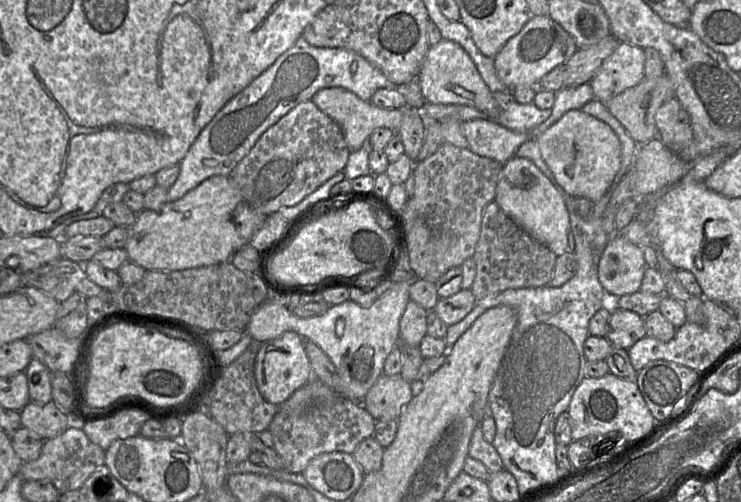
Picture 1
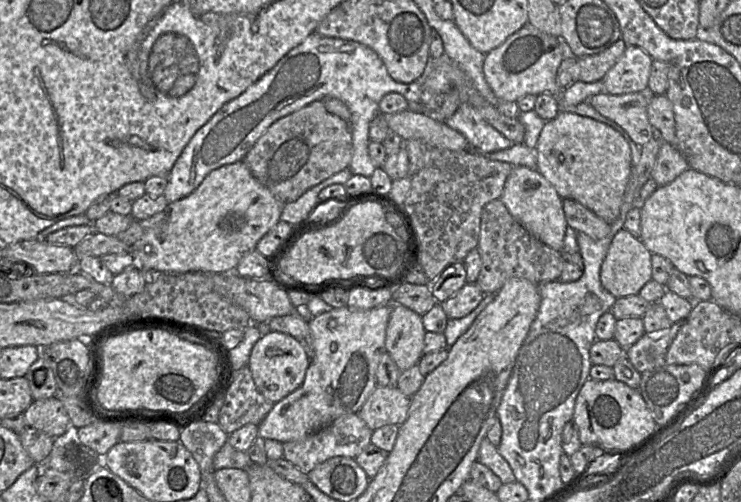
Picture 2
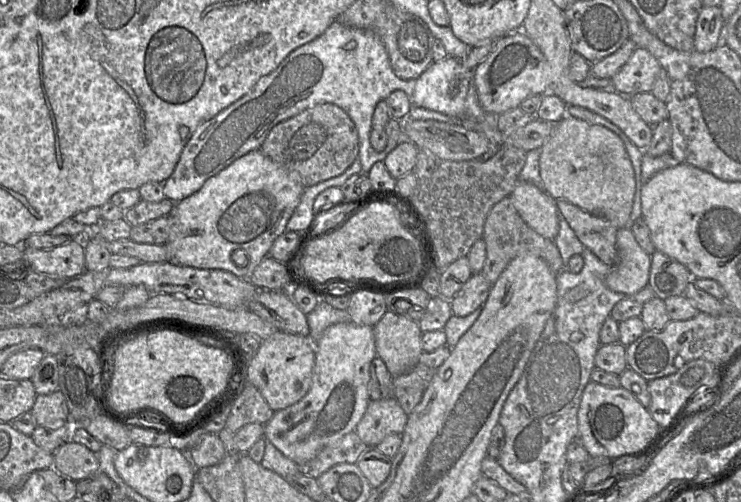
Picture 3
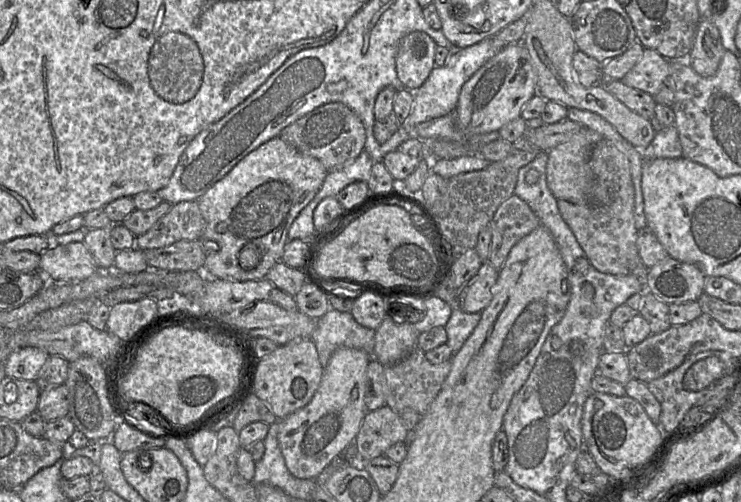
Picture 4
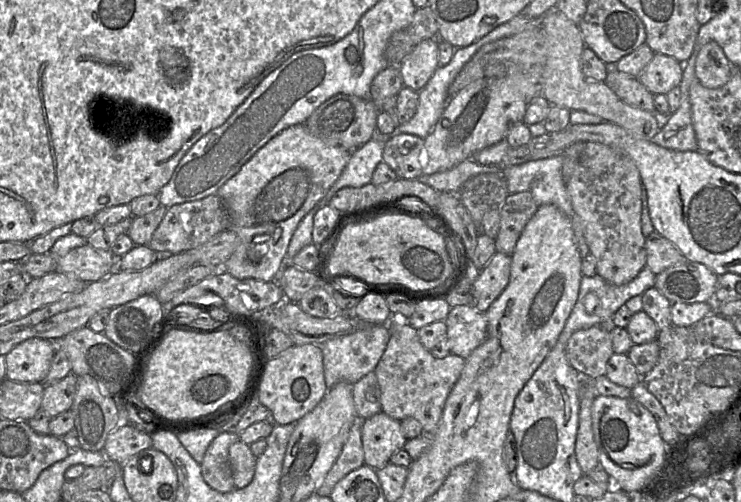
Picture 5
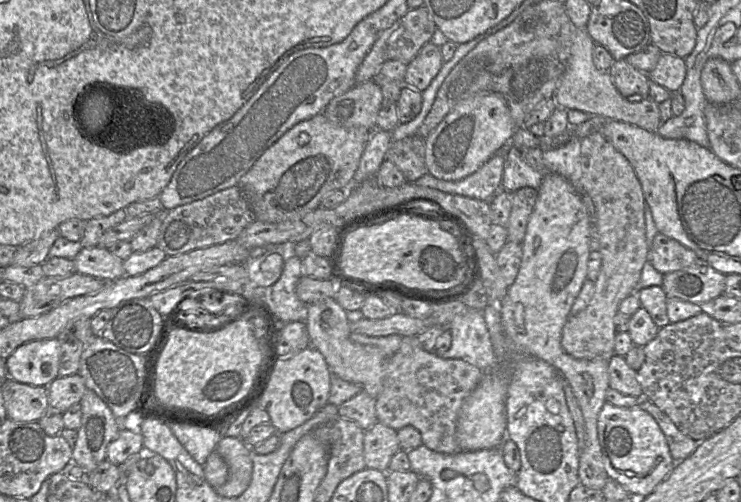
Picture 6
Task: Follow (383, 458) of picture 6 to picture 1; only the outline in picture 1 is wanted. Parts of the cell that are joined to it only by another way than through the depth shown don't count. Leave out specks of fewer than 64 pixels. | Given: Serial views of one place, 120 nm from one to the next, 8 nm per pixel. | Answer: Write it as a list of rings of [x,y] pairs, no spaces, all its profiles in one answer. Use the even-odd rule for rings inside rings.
[[[400,374],[381,376],[368,390],[362,406],[375,421],[398,420],[405,406],[416,394],[415,386]]]

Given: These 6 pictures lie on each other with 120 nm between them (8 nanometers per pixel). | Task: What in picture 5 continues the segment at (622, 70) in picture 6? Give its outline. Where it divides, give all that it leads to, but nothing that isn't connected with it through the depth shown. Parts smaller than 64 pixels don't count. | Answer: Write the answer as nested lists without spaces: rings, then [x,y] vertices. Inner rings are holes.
[[[608,66],[604,82],[626,104],[646,111],[656,111],[654,95],[637,77],[622,73],[614,66]]]

